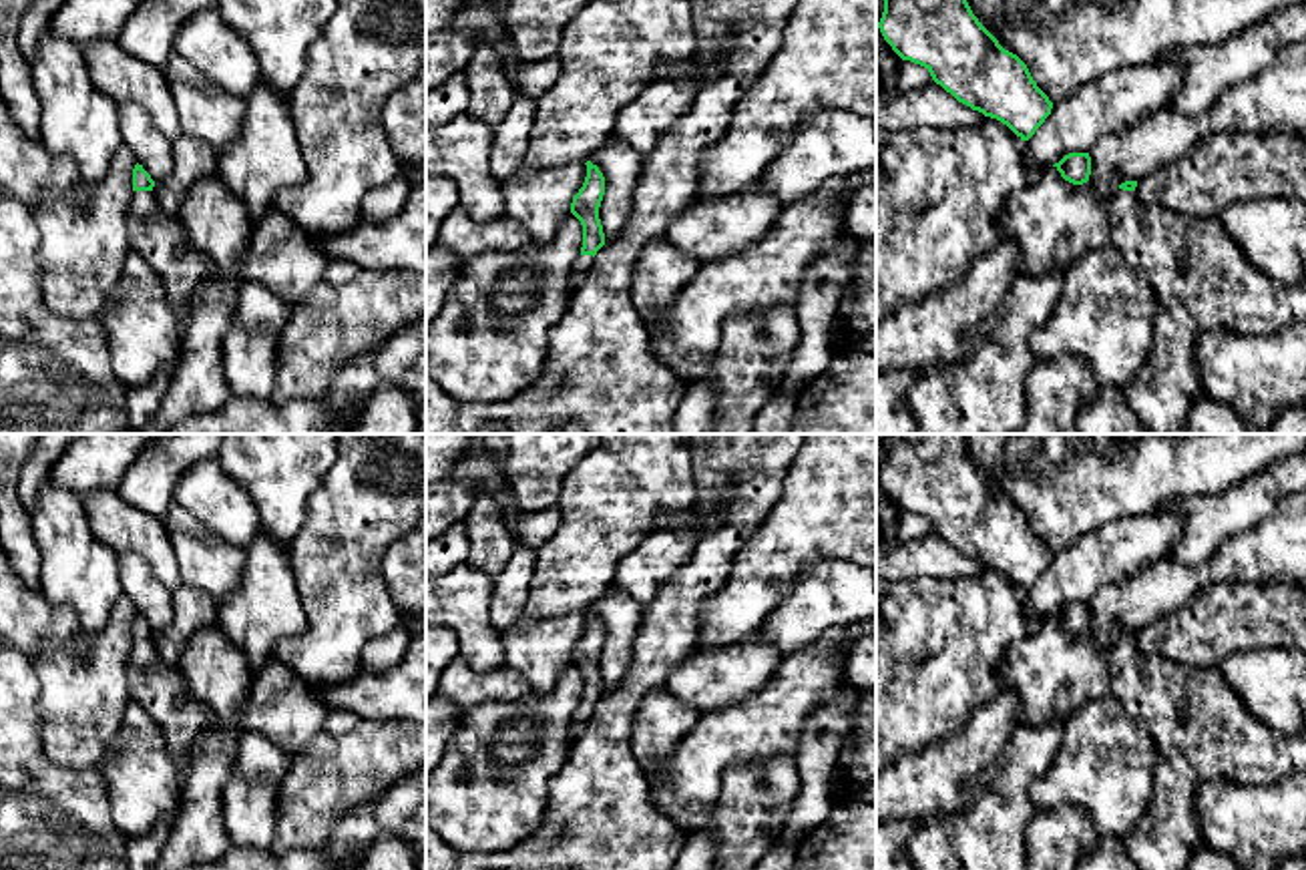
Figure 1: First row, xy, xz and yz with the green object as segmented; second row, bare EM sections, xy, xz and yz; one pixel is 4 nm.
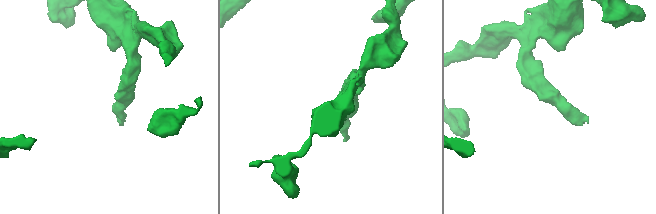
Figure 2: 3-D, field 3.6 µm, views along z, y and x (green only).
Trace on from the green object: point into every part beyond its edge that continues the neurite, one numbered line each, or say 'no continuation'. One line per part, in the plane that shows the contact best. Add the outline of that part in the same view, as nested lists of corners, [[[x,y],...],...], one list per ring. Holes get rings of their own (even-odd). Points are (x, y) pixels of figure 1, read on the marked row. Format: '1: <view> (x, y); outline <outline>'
1: xy (153, 234); outline [[[133,191],[129,243],[157,271],[171,309],[185,325],[185,307],[205,281],[219,275],[217,265],[185,243],[177,215],[163,211],[153,191]]]

